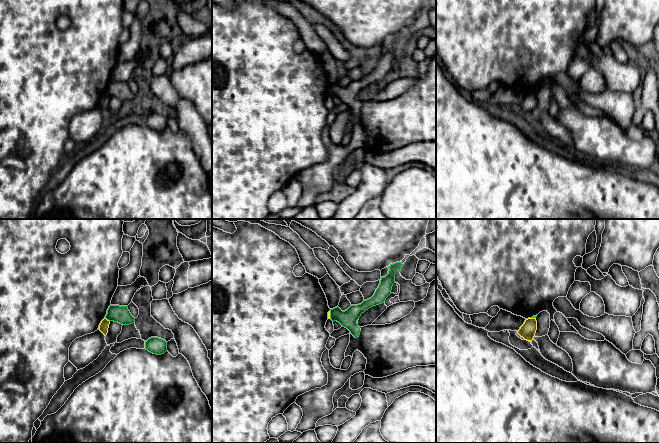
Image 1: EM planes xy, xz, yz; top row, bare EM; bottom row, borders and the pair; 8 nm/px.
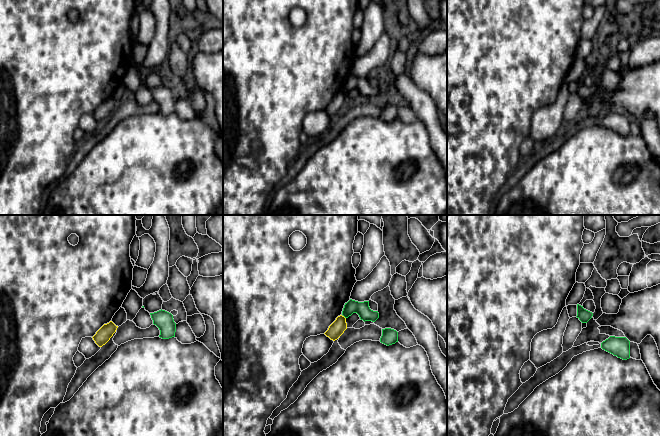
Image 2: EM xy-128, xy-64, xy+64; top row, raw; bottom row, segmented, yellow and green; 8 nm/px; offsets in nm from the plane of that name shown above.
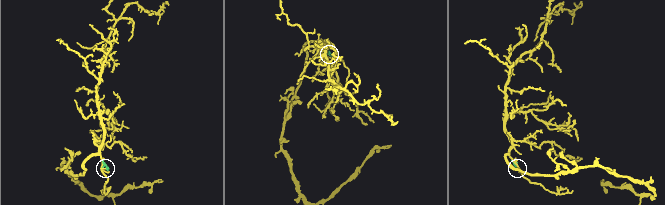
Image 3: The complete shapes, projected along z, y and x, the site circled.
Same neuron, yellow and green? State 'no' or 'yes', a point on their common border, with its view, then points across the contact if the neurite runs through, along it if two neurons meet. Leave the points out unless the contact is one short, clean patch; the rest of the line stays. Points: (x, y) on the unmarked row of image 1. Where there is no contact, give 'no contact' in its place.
no; meets yellow in xy at (106, 95); border along xy (105, 93), (109, 97)

